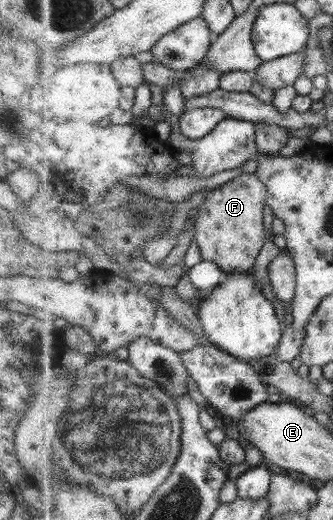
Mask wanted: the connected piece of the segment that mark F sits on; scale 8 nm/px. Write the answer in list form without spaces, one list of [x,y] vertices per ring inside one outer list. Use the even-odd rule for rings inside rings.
[[[243,173],[211,191],[197,207],[195,239],[202,260],[217,263],[226,274],[249,272],[267,240],[263,224],[267,201],[268,187],[255,174]]]

